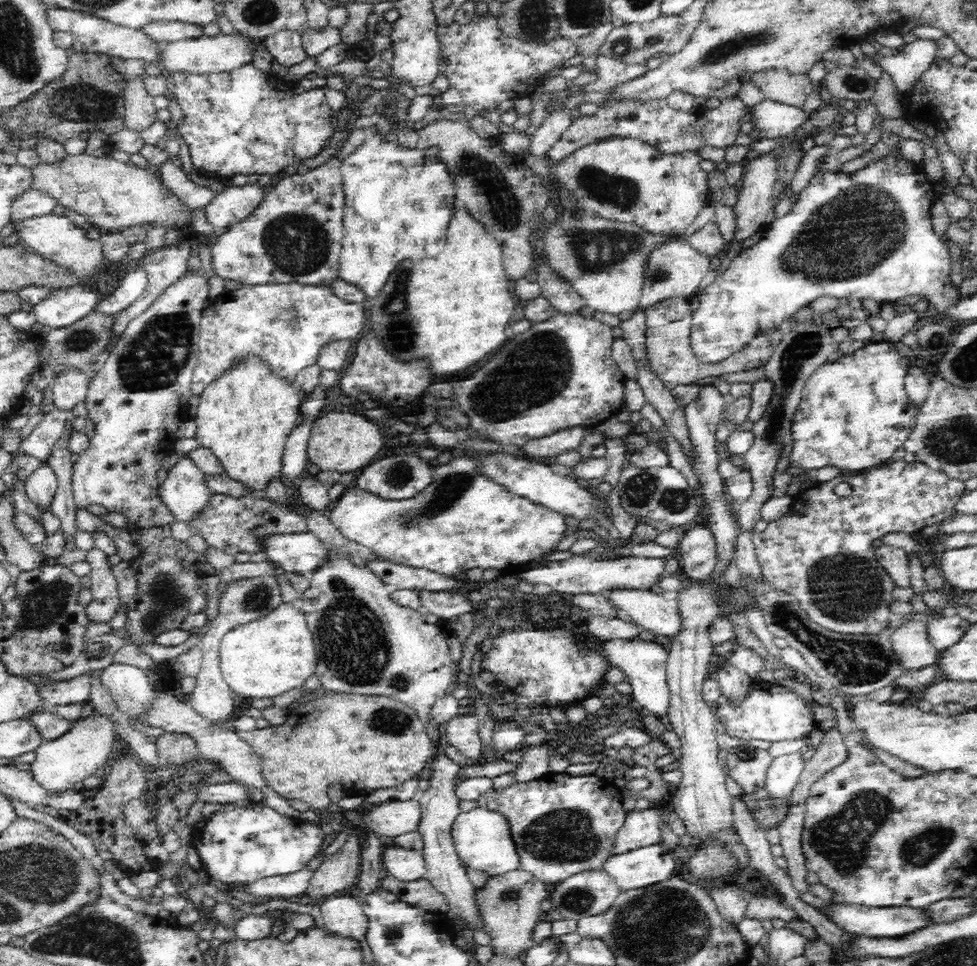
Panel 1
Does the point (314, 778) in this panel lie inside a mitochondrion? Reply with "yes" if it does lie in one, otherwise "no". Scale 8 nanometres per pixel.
no

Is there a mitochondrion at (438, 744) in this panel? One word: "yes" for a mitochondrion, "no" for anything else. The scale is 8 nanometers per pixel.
no

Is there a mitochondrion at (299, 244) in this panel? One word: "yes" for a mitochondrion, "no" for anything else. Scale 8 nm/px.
yes

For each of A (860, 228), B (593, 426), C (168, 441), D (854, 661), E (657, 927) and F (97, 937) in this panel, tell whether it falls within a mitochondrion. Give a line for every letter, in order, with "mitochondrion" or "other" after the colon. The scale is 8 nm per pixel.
A: mitochondrion
B: other
C: other
D: mitochondrion
E: mitochondrion
F: mitochondrion

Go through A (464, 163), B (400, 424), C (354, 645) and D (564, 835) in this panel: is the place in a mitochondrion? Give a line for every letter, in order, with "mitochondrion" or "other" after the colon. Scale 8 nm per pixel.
A: mitochondrion
B: other
C: mitochondrion
D: mitochondrion

